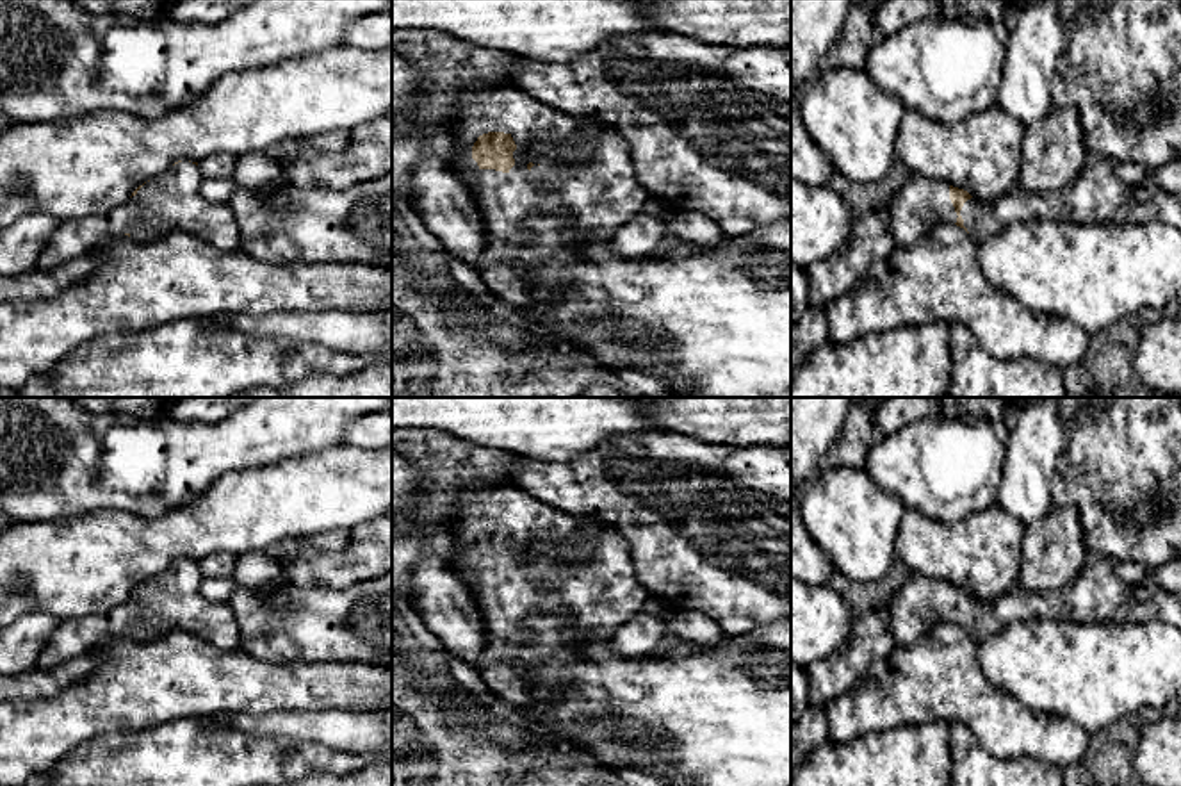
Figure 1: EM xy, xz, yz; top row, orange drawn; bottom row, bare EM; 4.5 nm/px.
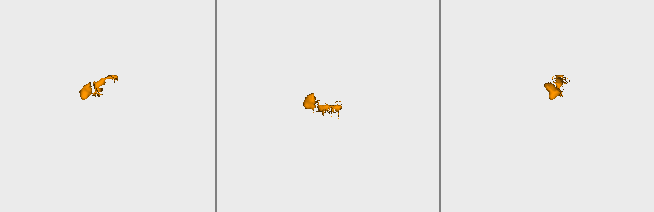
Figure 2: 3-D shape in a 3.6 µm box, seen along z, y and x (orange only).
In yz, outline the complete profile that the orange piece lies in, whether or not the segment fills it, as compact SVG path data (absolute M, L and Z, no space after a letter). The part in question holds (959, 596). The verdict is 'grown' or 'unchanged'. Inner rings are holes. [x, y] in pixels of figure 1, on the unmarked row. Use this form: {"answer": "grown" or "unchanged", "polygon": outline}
{"answer": "grown", "polygon": "M1088 554L1072 583L1047 599L1035 599L1014 586L994 602L981 602L967 590L942 579L910 574L887 604L889 629L898 647L916 643L933 626L953 622L964 627L976 643L999 635L1010 622L1044 613L1074 624L1113 620L1128 601L1129 588L1115 574L1113 561Z"}

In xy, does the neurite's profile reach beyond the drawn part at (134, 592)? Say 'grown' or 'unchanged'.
grown

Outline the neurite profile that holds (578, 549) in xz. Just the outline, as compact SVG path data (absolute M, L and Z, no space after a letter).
M595 524L582 526L581 531L566 542L534 544L525 549L524 556L529 561L534 556L559 556L565 563L581 563L591 556Z

